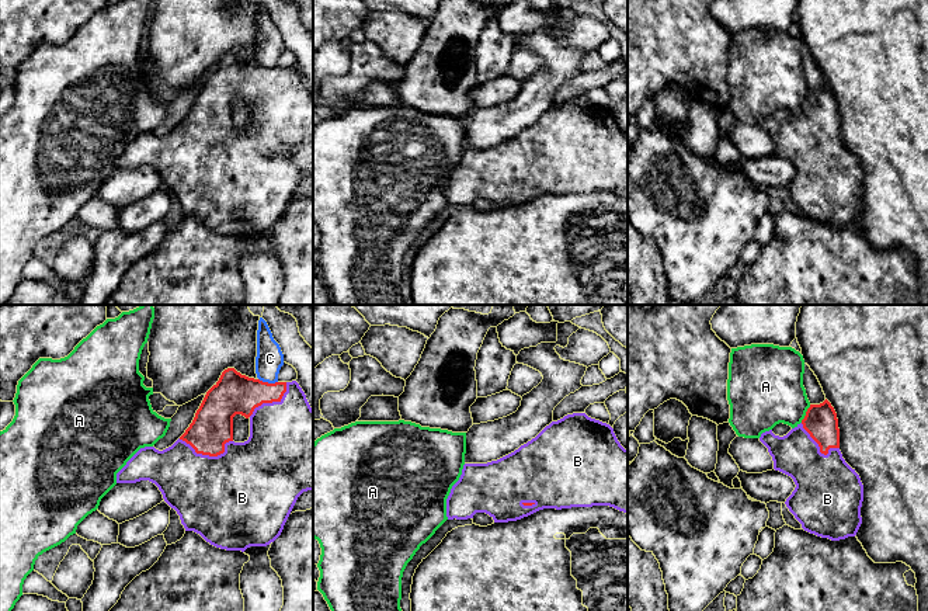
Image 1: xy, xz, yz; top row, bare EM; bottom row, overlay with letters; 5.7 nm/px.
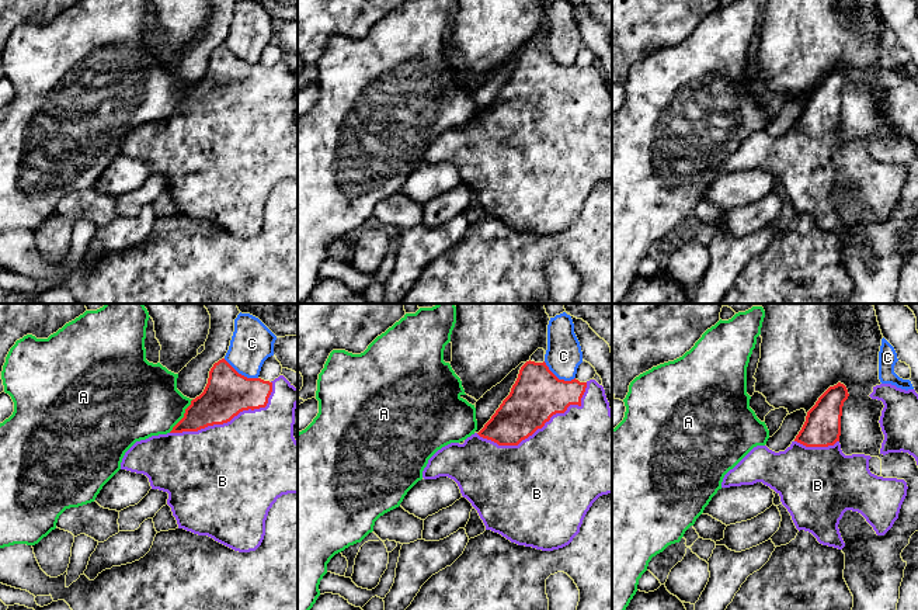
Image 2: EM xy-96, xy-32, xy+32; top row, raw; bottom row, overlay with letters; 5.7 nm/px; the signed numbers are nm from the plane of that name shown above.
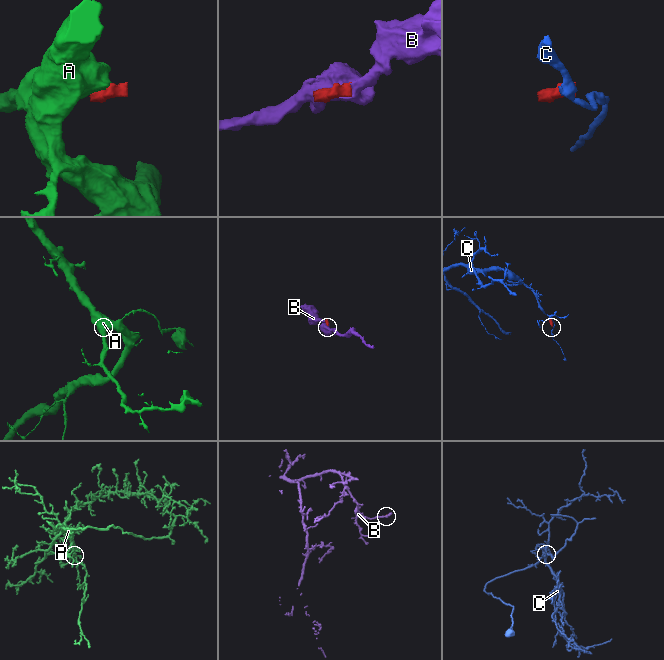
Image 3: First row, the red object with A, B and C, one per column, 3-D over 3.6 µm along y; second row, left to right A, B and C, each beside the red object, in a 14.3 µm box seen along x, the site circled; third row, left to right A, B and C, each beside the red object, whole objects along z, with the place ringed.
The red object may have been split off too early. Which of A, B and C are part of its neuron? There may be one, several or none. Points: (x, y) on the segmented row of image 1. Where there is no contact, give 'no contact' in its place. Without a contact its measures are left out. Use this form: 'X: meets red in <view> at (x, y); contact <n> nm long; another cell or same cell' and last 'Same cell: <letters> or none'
A: meets red in yz at (806, 413); contact 120 nm long; another cell
B: meets red in xy at (208, 454); contact 320 nm long; same cell
C: meets red in xy at (267, 382); contact 110 nm long; another cell
Same cell: B

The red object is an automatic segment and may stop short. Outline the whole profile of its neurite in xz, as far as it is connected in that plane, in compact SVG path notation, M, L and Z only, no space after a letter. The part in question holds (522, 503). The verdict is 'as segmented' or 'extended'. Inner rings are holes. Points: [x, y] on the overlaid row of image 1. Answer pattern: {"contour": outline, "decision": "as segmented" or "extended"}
{"contour": "M585 413L567 414L546 426L535 438L514 452L487 464L465 464L459 480L446 499L448 520L489 514L494 523L517 521L543 508L609 506L628 514L628 449L618 441L614 428Z", "decision": "extended"}

